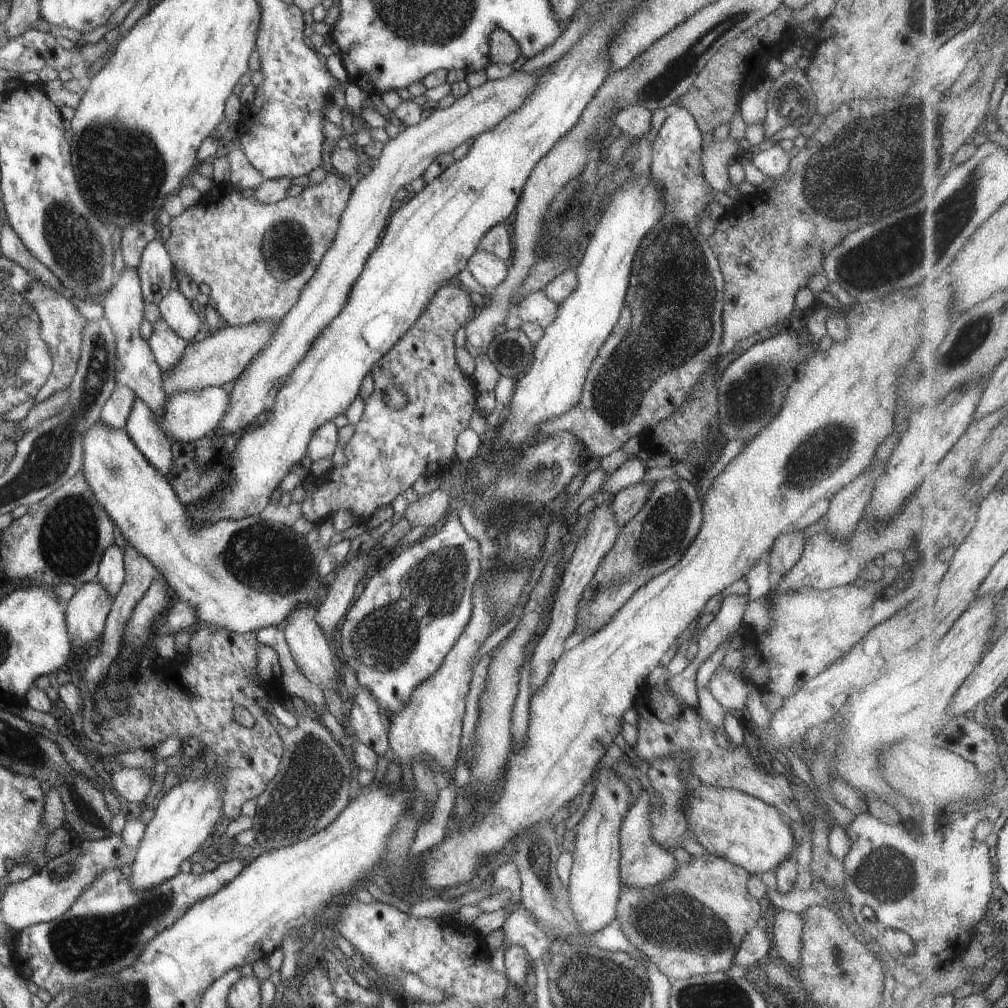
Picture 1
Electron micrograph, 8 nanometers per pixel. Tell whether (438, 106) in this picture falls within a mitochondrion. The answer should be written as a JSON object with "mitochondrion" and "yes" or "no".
{"mitochondrion":"no"}

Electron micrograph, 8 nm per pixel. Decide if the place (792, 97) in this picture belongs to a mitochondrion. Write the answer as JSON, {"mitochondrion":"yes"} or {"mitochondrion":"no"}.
{"mitochondrion":"yes"}

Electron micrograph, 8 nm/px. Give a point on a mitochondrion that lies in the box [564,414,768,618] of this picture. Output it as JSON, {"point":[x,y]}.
{"point":[663,529]}

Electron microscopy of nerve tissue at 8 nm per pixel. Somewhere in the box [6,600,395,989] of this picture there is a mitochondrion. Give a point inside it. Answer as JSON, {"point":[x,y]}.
{"point":[85,945]}

